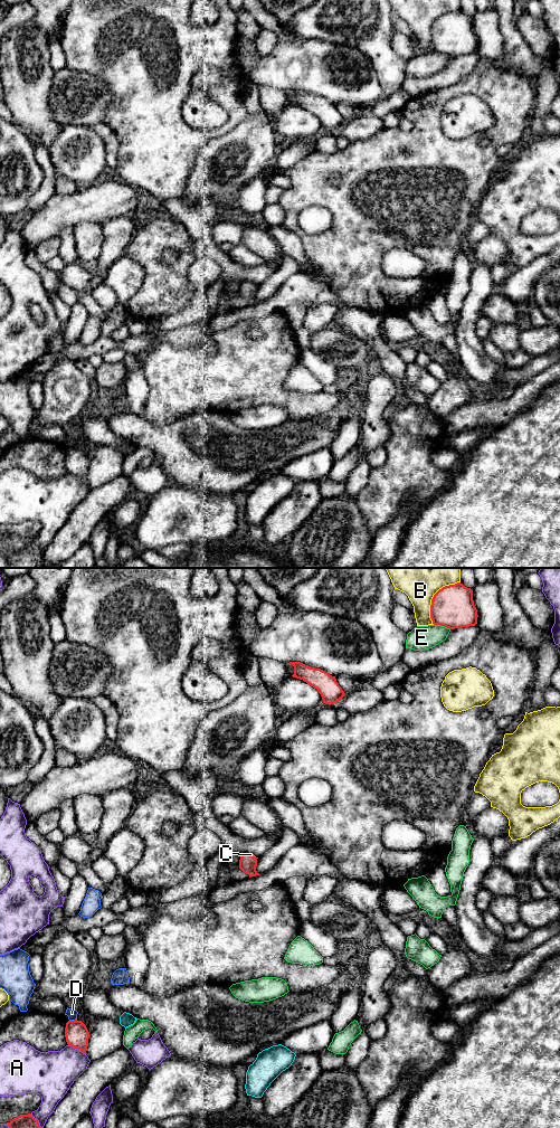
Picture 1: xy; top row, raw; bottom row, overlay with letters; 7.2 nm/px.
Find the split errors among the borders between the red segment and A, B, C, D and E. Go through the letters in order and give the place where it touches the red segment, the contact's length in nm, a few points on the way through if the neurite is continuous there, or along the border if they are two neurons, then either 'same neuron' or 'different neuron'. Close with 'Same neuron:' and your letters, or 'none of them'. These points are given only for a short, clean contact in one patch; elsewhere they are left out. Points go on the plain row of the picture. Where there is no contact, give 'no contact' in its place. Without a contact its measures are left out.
A: meets red in xy at (77, 475); contact 150 nm long; different neuron
B: meets red in xy at (433, 25); contact 360 nm long; different neuron
C: meets red in xy at (252, 283); contact 50 nm long; runs through xy (247, 291), (252, 283), (250, 282); same neuron
D: meets red in xy at (73, 448); contact 60 nm long; different neuron
E: meets red in xy at (442, 53); contact 130 nm long; different neuron
Same neuron: C

